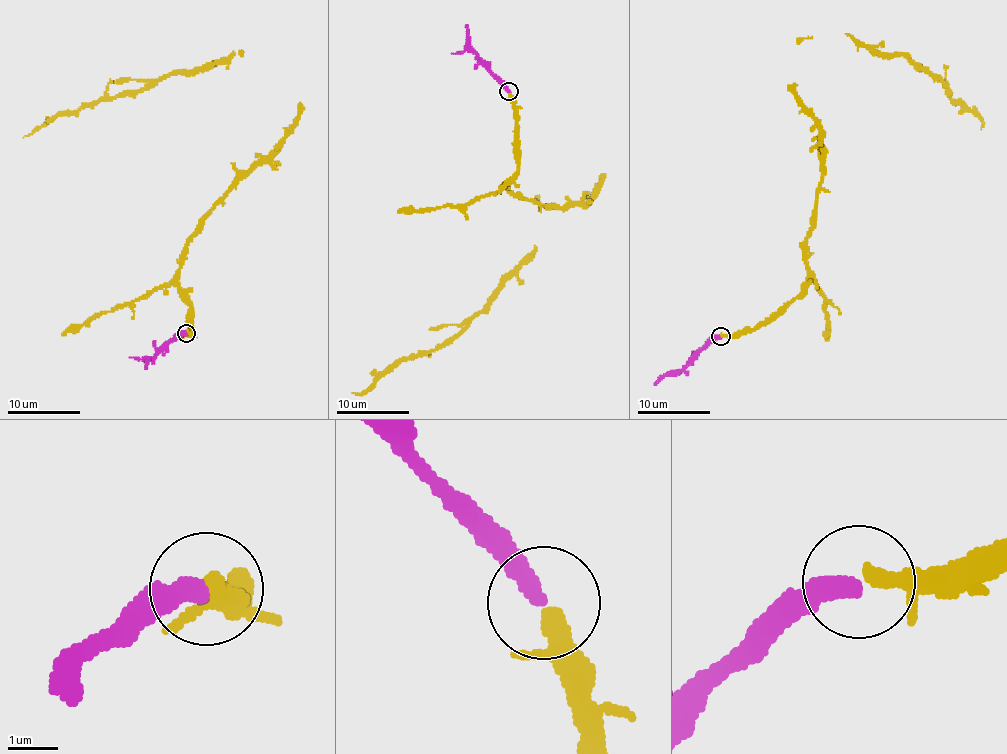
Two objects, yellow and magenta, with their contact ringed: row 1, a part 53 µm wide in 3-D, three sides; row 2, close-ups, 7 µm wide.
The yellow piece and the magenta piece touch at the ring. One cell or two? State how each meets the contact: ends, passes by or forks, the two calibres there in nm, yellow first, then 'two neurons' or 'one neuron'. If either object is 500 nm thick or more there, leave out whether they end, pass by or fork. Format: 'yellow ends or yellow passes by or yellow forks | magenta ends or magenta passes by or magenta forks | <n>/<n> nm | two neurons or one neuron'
yellow passes by | magenta ends | 260/380 nm | one neuron

